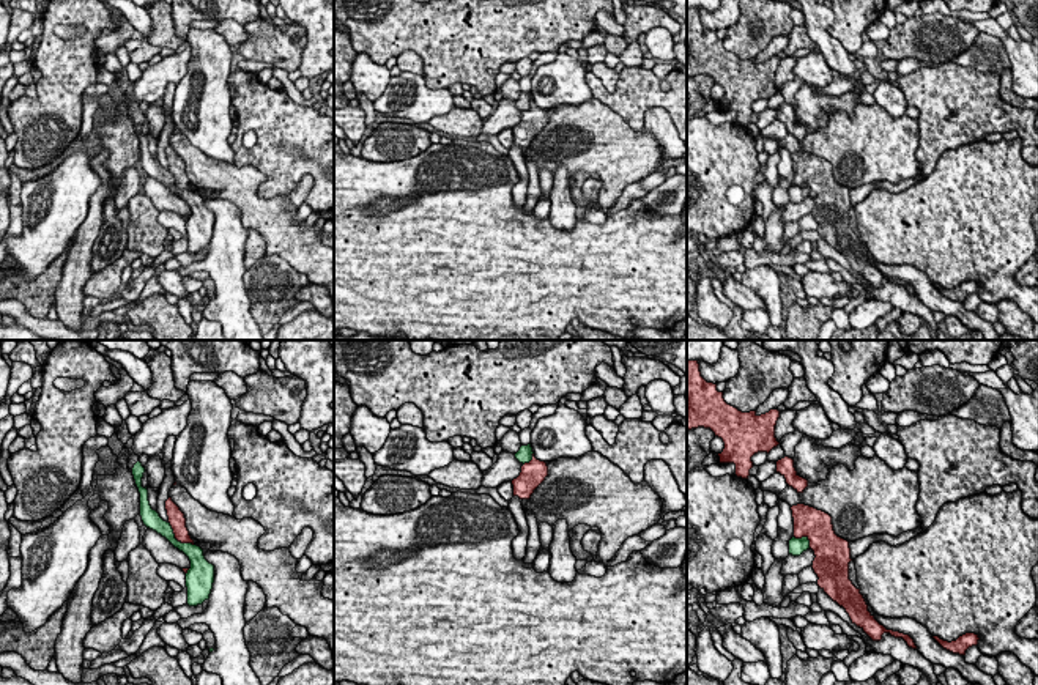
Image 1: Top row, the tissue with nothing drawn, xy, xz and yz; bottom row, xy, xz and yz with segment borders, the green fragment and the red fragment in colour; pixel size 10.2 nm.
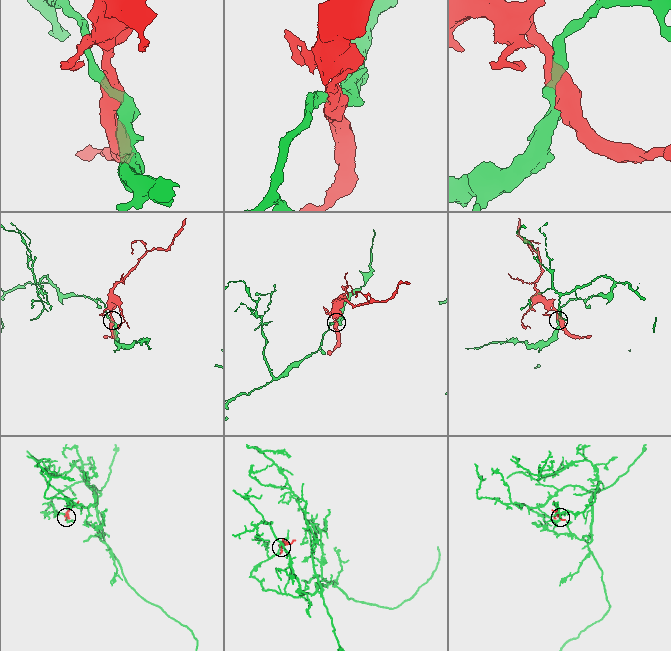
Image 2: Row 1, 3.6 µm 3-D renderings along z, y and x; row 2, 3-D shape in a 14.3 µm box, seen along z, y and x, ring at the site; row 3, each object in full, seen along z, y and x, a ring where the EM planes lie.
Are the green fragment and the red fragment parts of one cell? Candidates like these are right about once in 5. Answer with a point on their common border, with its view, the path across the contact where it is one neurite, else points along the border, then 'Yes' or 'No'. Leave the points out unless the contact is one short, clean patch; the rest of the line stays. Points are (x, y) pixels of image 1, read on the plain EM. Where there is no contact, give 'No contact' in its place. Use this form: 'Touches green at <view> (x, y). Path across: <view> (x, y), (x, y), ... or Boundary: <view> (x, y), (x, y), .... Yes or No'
Touches green at xy (175, 186). No

